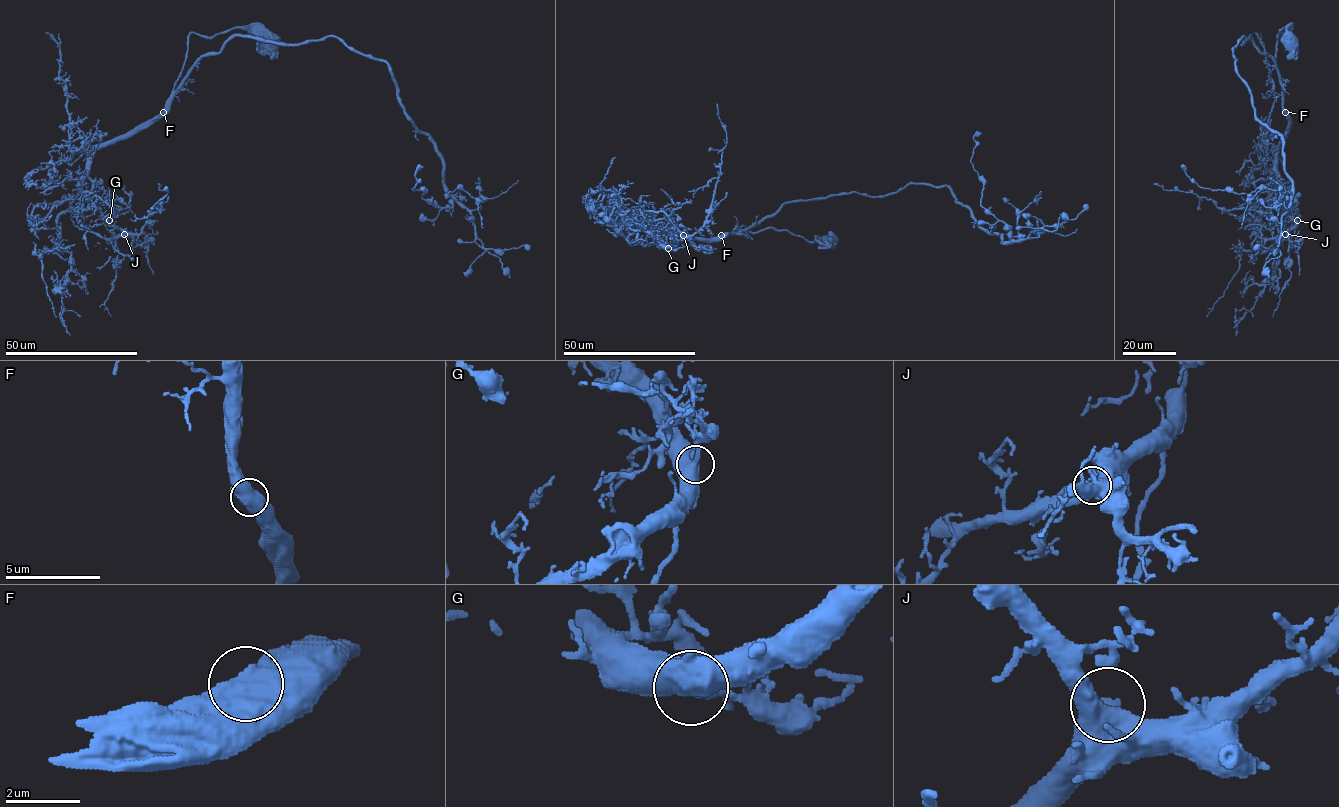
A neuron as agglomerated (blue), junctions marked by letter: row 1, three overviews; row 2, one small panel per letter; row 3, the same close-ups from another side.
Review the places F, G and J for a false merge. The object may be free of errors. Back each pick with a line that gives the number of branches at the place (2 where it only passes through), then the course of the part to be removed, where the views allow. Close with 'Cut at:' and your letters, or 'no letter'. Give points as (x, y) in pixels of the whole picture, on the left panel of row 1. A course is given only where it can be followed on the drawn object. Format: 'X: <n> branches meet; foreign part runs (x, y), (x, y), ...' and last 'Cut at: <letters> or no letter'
Cut at: no letter

